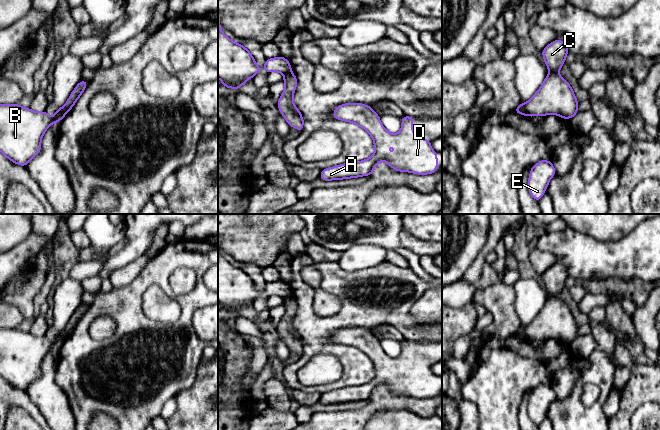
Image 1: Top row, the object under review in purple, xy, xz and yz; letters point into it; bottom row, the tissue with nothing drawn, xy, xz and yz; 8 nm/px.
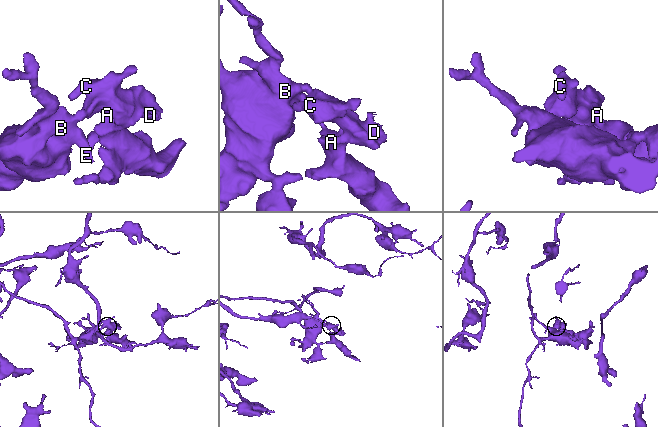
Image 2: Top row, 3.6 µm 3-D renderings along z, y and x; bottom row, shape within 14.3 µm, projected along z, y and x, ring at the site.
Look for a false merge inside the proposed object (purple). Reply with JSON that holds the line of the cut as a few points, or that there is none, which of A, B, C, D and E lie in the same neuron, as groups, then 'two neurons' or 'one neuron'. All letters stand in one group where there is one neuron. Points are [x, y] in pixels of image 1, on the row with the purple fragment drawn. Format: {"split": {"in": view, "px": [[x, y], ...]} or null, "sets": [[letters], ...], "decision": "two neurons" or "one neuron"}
{"split": {"in": "yz", "px": [[520, 104], [525, 114]]}, "sets": [["A", "C", "D"], ["B", "E"]], "decision": "two neurons"}

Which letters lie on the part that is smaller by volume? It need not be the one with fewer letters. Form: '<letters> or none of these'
A, C, D

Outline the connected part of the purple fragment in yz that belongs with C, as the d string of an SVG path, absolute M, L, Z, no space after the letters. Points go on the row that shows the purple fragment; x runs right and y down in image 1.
M555 39L542 51L544 62L550 73L531 99L521 103L528 117L555 114L563 119L571 119L578 113L574 91L569 83L558 74L569 53L567 44Z

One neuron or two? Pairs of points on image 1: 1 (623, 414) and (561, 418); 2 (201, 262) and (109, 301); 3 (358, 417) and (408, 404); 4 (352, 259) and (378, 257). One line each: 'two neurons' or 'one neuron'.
1: two neurons
2: one neuron
3: one neuron
4: one neuron

